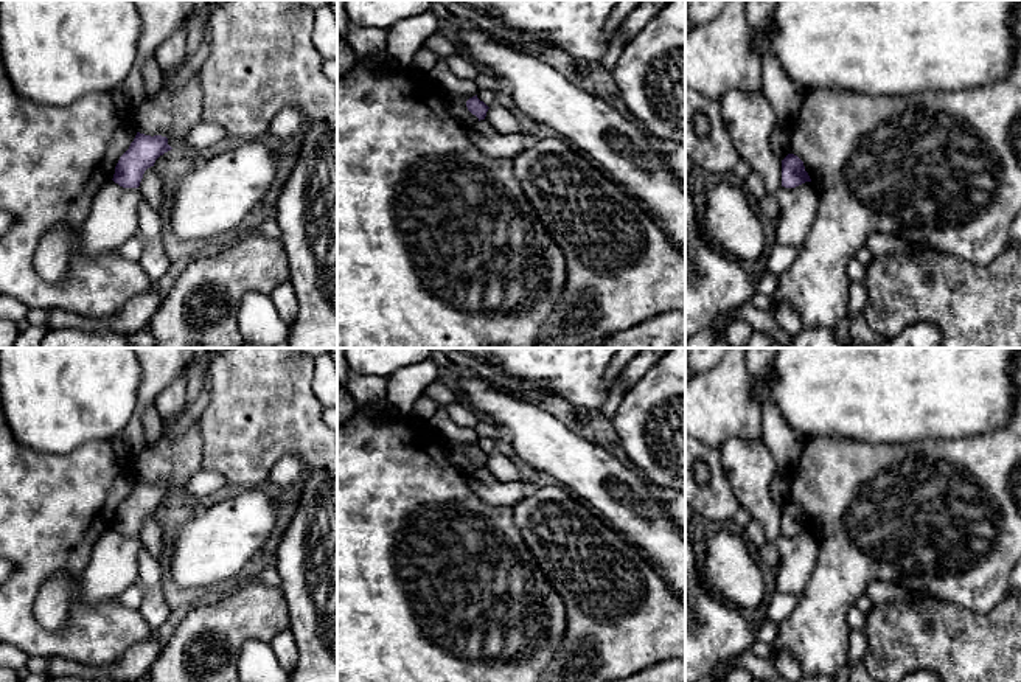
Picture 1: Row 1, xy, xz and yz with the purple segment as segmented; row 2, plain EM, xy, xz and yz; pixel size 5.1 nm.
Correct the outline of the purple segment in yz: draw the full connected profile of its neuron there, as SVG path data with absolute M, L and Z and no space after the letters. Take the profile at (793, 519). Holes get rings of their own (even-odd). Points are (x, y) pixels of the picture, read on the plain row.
M788 502L782 508L782 534L796 536L805 530L811 530L811 527L805 519L803 510L797 503Z

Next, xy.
M137 480L129 497L120 505L112 528L123 536L138 536L145 519L171 497L166 485Z

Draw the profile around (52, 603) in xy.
M59 572L39 589L34 601L34 620L48 632L62 634L68 625L68 604L75 579Z

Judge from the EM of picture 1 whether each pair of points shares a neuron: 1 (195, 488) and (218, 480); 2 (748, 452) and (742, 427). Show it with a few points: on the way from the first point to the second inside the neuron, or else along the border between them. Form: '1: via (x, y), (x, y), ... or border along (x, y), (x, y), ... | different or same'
1: via (201, 483), (212, 480) | same
2: border along (762, 440), (729, 438), (720, 448) | different

